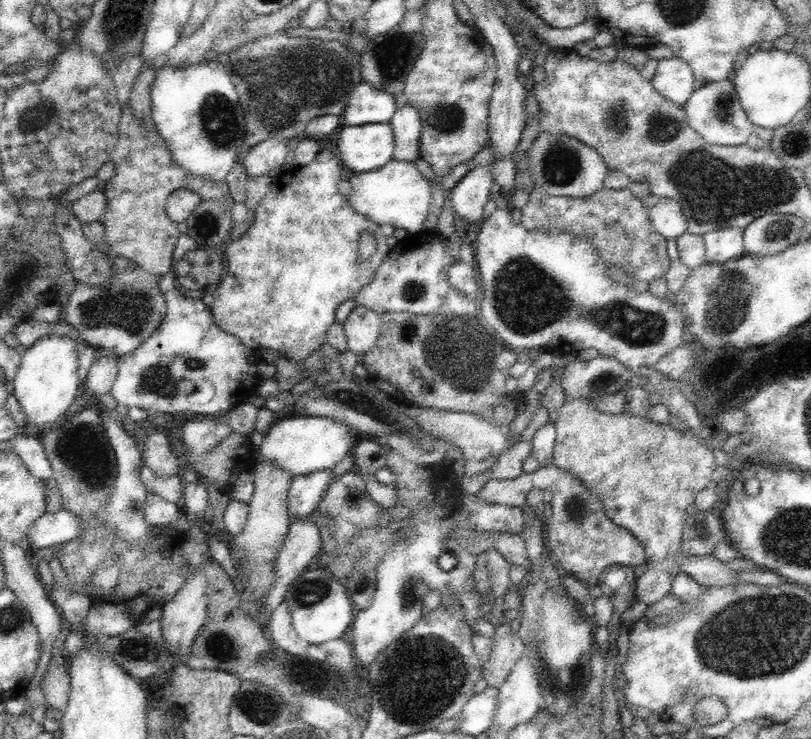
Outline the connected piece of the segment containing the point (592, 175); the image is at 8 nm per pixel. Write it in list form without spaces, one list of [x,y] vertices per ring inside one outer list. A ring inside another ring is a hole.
[[[541,128],[527,154],[530,161],[530,175],[534,186],[538,186],[548,196],[584,198],[598,192],[604,184],[609,168],[604,159],[593,148],[568,134],[550,132]]]

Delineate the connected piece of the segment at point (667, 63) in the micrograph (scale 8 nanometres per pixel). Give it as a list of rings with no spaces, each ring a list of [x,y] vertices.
[[[676,56],[659,60],[651,82],[656,92],[679,105],[683,105],[694,92],[693,71]]]

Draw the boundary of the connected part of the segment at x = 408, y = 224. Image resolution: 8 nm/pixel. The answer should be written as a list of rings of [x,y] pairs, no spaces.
[[[389,160],[389,162],[390,164],[384,164],[382,168],[370,172],[354,173],[352,178],[346,176],[351,184],[351,191],[347,196],[348,203],[354,211],[376,224],[390,224],[395,229],[404,228],[413,235],[423,230],[422,224],[428,216],[435,186],[418,171],[414,161]]]

